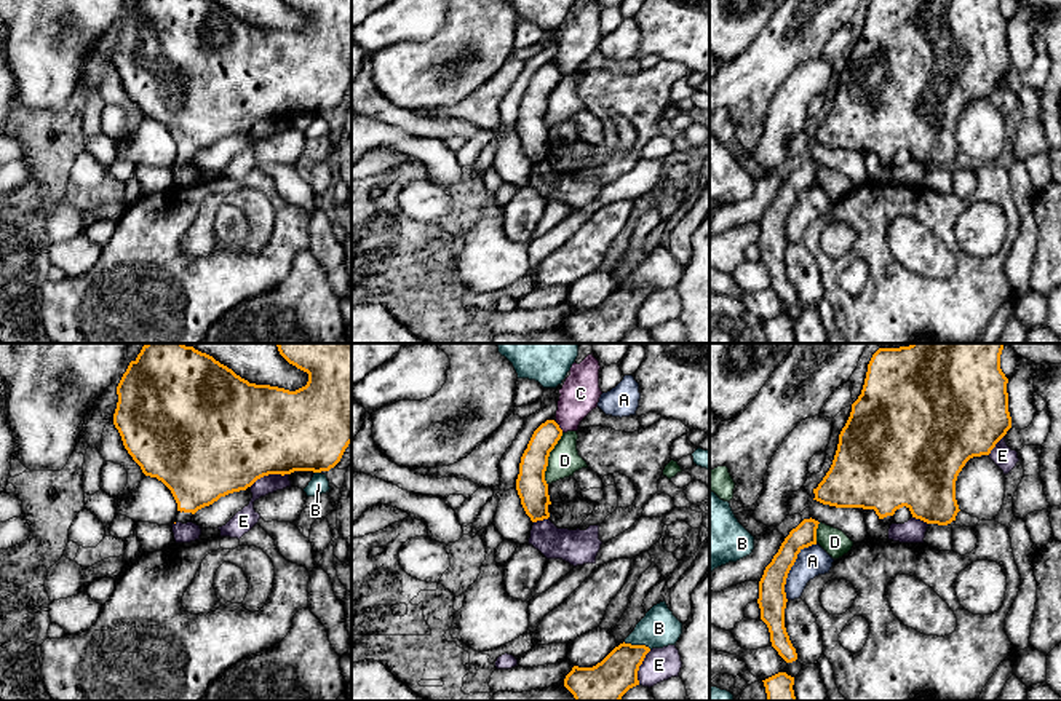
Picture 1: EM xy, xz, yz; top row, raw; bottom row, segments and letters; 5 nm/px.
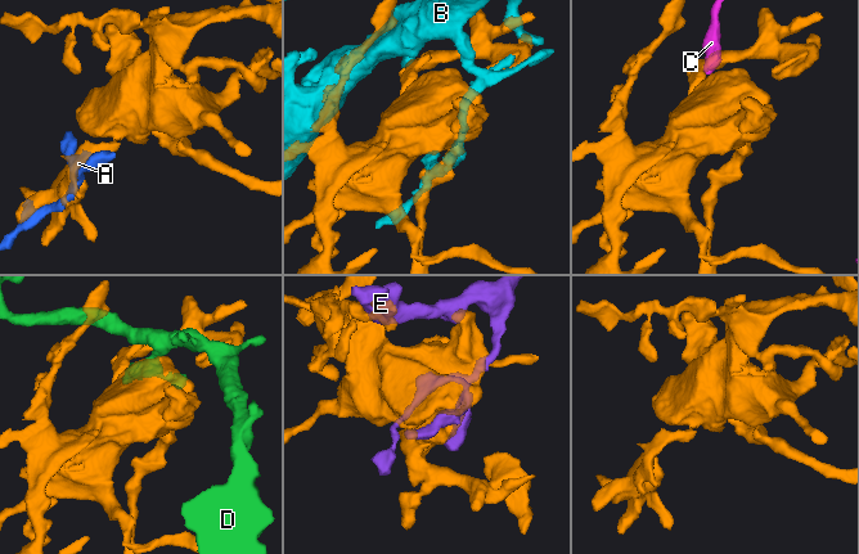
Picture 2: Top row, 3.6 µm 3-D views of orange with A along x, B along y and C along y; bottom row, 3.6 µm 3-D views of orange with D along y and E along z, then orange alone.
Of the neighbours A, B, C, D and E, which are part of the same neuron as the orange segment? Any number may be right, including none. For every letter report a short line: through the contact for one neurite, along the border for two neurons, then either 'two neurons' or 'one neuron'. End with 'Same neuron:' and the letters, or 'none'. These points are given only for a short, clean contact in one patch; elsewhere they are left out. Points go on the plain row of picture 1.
A: two neurons
B: two neurons
C: two neurons
D: two neurons
E: two neurons
Same neuron: none

